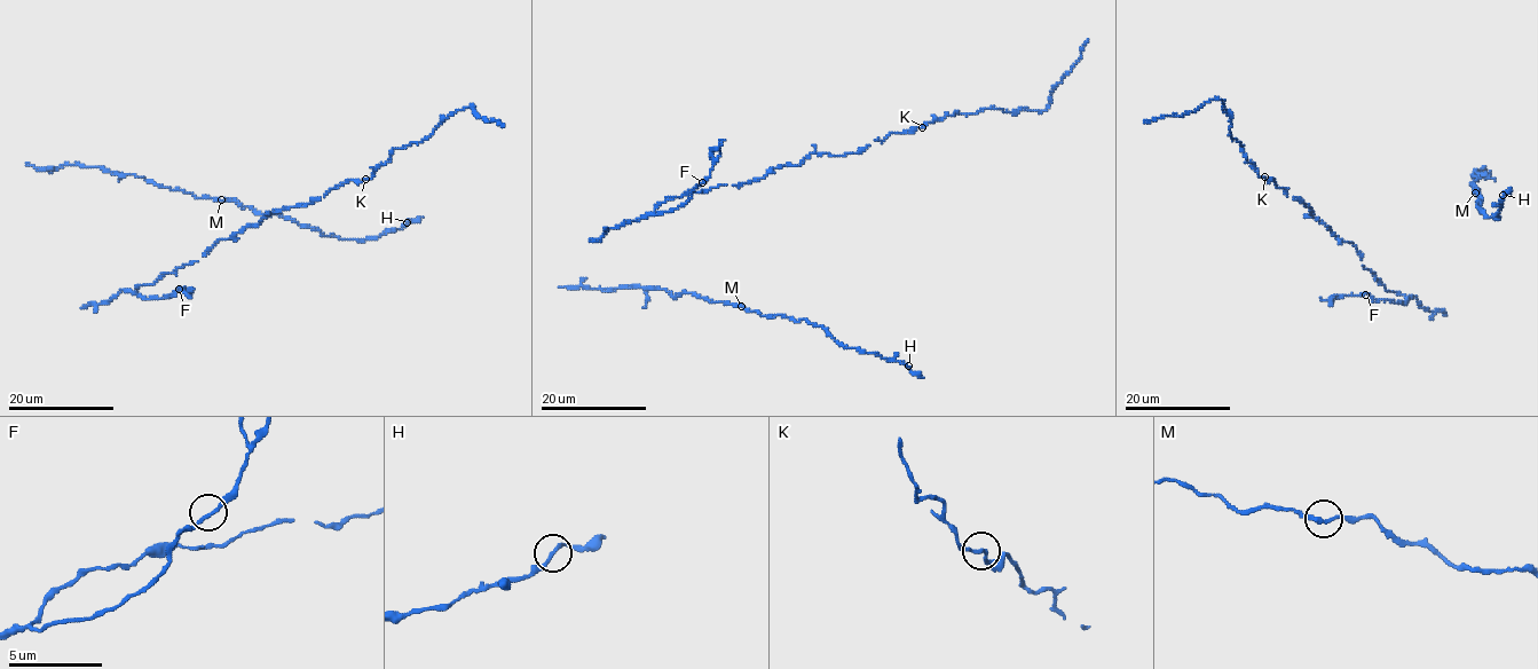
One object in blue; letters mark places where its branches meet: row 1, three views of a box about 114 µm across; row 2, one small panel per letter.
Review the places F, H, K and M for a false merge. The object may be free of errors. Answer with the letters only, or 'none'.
none

